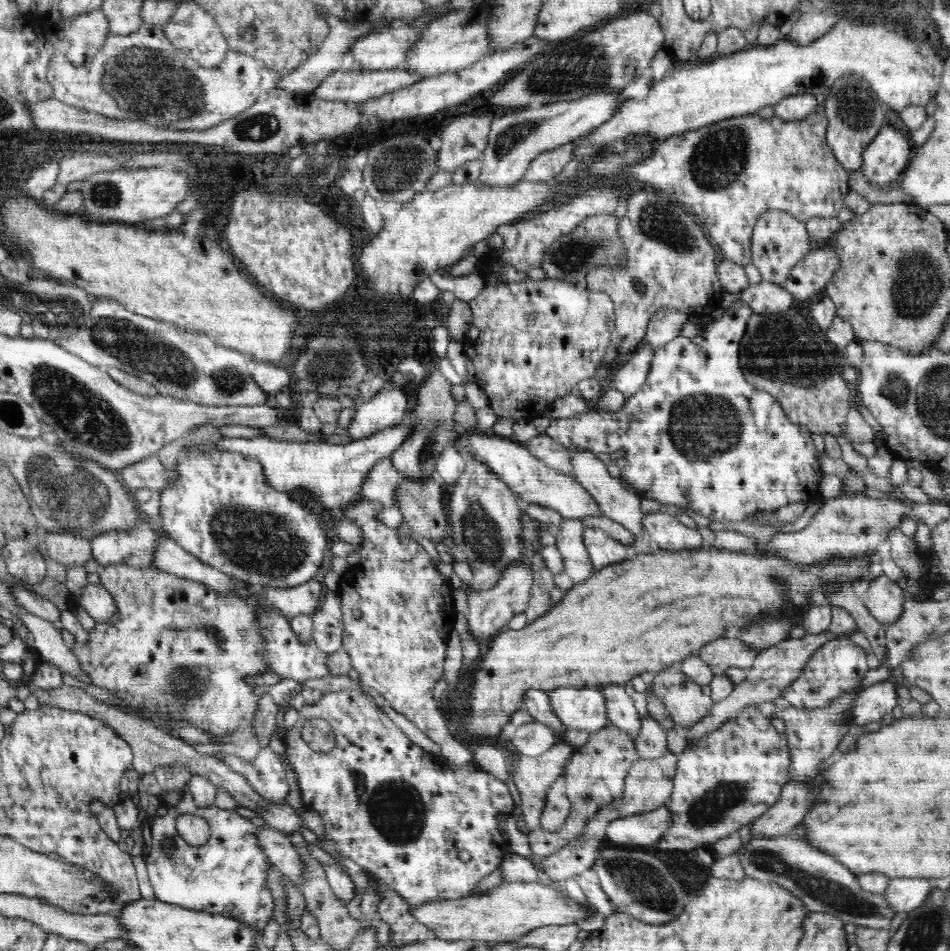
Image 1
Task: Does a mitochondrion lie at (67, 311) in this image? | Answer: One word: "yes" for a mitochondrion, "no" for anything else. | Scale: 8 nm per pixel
yes

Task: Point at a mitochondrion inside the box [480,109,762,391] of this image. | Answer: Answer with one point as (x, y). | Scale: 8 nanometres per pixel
(718, 160)

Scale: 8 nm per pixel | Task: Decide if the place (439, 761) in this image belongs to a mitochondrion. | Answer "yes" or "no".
no

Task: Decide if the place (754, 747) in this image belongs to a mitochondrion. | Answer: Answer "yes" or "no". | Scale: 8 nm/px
no

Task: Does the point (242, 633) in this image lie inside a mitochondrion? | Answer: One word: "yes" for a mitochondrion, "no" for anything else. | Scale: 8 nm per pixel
yes

